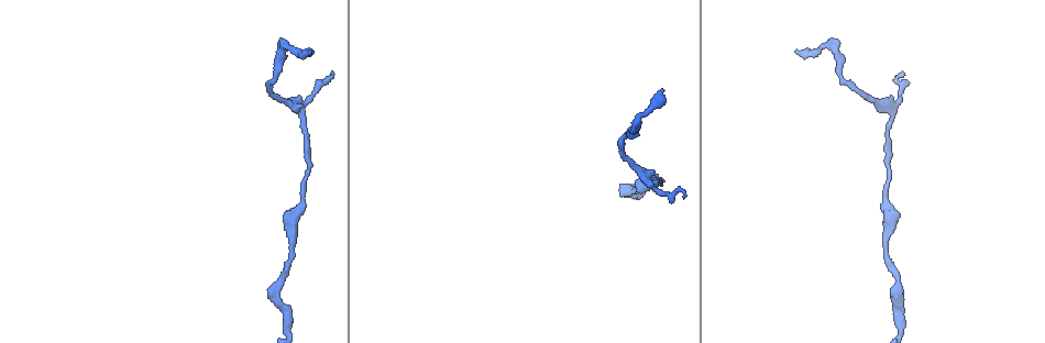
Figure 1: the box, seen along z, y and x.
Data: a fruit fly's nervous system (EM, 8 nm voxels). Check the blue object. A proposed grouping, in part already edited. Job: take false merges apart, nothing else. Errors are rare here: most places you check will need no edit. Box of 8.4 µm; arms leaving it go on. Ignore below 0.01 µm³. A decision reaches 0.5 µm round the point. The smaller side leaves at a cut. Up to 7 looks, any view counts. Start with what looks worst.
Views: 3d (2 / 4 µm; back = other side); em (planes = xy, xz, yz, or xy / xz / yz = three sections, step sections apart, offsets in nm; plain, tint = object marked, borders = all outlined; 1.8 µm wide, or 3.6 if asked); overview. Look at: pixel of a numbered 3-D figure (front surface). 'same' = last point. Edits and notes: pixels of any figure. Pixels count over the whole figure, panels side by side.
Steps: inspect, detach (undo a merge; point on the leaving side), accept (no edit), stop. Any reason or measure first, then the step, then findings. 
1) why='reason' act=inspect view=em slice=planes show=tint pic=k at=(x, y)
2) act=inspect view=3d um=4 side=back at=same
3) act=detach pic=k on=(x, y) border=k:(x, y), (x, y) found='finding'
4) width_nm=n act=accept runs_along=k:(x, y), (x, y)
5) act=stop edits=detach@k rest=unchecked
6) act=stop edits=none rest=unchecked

act=inspect view=em slice=xz step=4 show=tint pic=1 at=(293, 49)

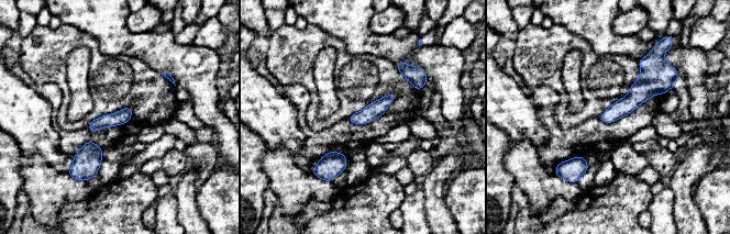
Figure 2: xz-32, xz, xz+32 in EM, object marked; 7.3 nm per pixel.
why='cut it another way' act=inspect view=em slice=planes show=borders at=same

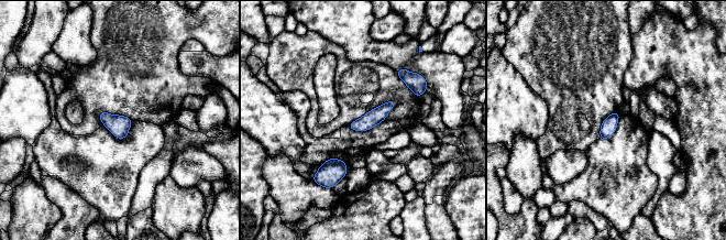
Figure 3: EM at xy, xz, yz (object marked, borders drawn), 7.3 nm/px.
act=accept runs_along=3:(392, 102), (366, 122), (352, 126) found='one neuron here'

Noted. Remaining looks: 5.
why='a fork' act=inspect view=em slice=planes show=tint pic=1 at=(302, 113)

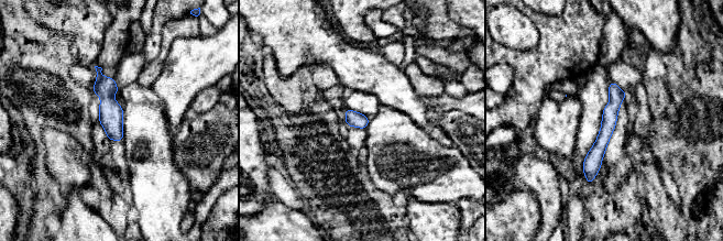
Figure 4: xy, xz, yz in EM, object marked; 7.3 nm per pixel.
act=accept runs_along=4:(612, 85), (614, 105), (590, 179) found='one neuron here'

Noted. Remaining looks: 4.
why='sudden change in width' act=inspect view=3d um=4 pic=1 at=(303, 203)

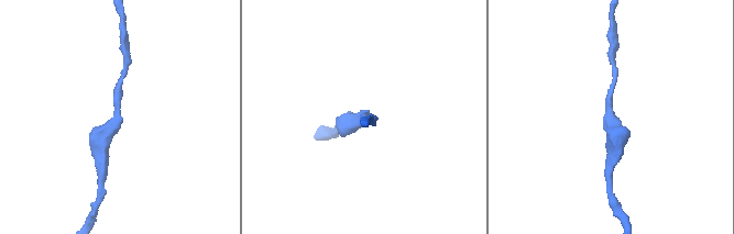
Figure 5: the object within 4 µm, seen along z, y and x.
why='need the tissue' act=inspect view=em um=3.6 slice=planes show=plain pic=5 at=(118, 120)

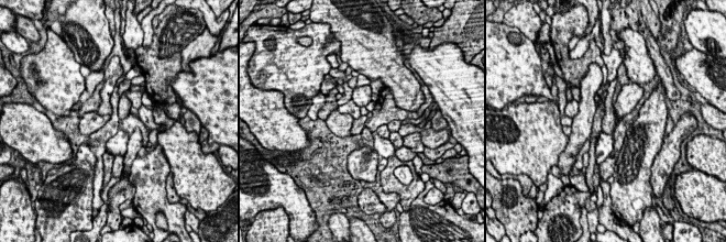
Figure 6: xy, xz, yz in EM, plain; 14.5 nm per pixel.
why='with the object marked' act=inspect view=em um=3.6 slice=planes show=tint at=same

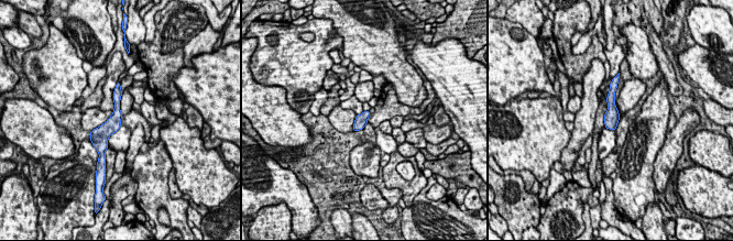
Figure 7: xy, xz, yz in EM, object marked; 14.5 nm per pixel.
width_nm=180 act=accept found='continuous, no second neuron'

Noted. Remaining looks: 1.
act=stop edits=none rest=unchecked

